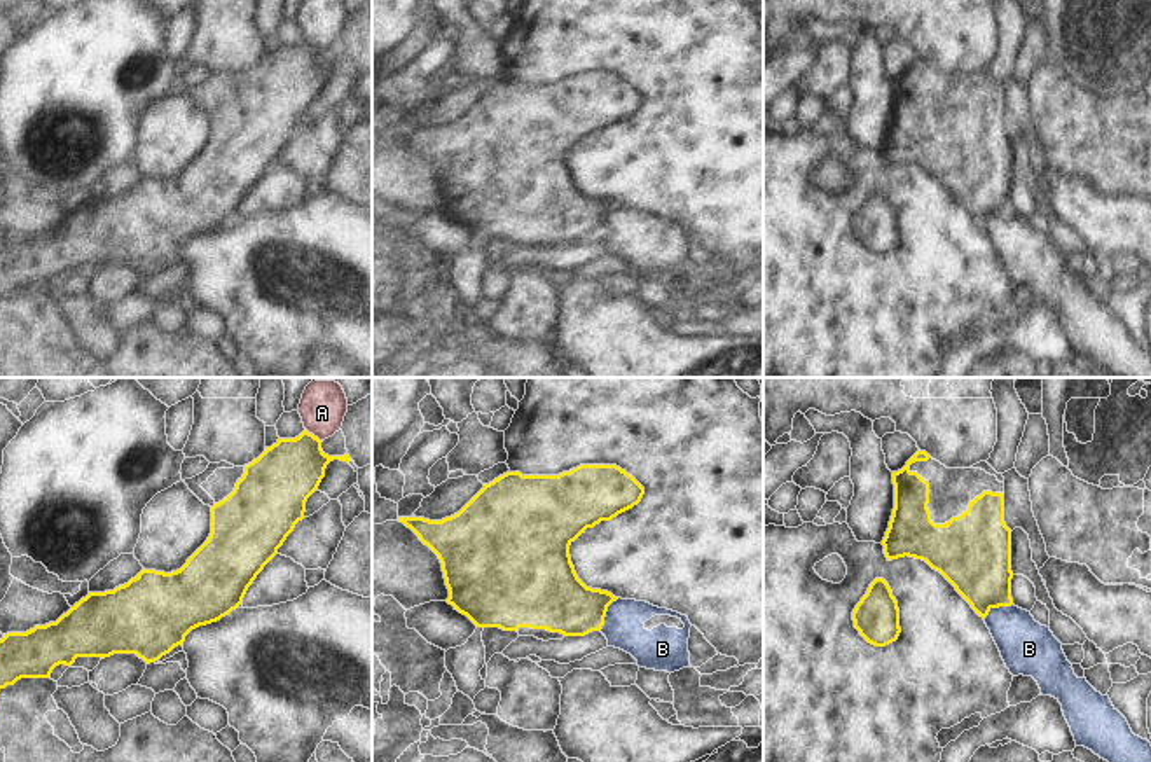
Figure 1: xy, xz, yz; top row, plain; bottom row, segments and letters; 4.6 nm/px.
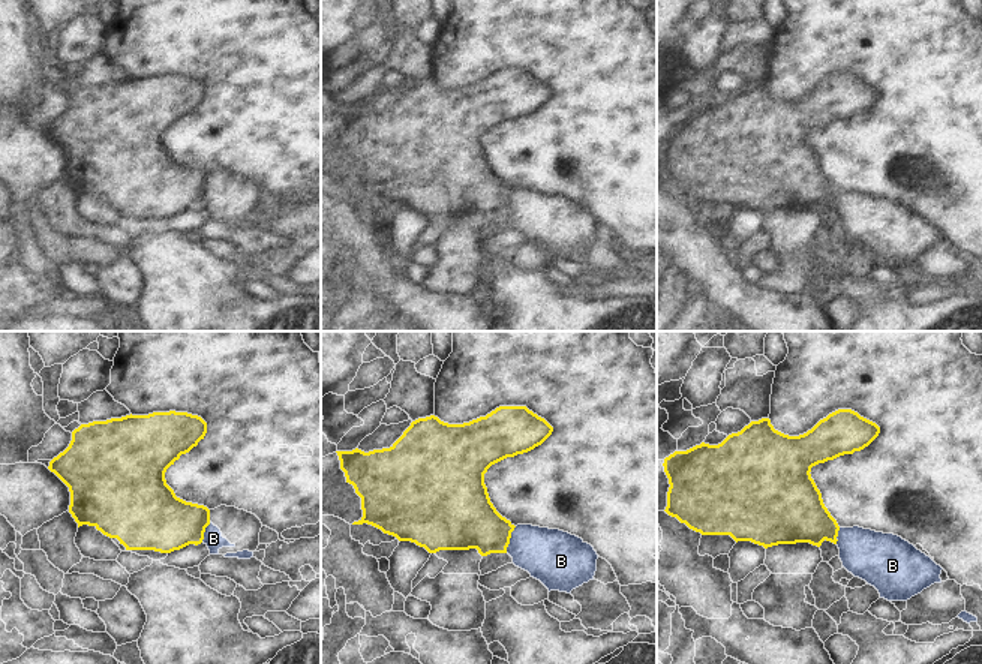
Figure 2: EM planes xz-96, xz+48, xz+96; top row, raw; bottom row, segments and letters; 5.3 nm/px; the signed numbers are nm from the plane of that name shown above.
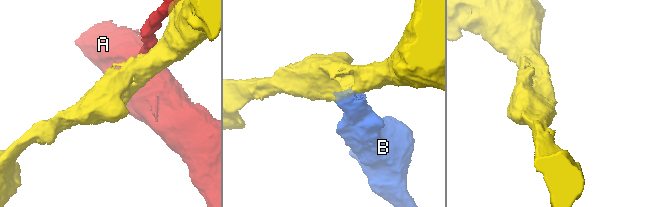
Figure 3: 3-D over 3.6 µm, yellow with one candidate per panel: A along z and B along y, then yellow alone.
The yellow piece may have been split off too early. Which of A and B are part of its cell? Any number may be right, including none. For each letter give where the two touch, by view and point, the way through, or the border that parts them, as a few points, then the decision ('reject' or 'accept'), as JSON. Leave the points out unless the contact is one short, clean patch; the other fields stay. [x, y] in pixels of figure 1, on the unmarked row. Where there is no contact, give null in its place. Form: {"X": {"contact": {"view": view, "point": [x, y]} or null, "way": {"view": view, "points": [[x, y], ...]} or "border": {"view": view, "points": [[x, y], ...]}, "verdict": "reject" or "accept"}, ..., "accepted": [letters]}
{"A": {"contact": {"view": "xy", "point": [313, 44]}, "border": {"view": "xy", "points": [[306, 37], [322, 49]]}, "verdict": "reject"}, "B": {"contact": {"view": "xz", "point": [605, 222]}, "border": {"view": "xz", "points": [[619, 207], [608, 215], [605, 233], [599, 238]]}, "verdict": "reject"}, "accepted": []}

